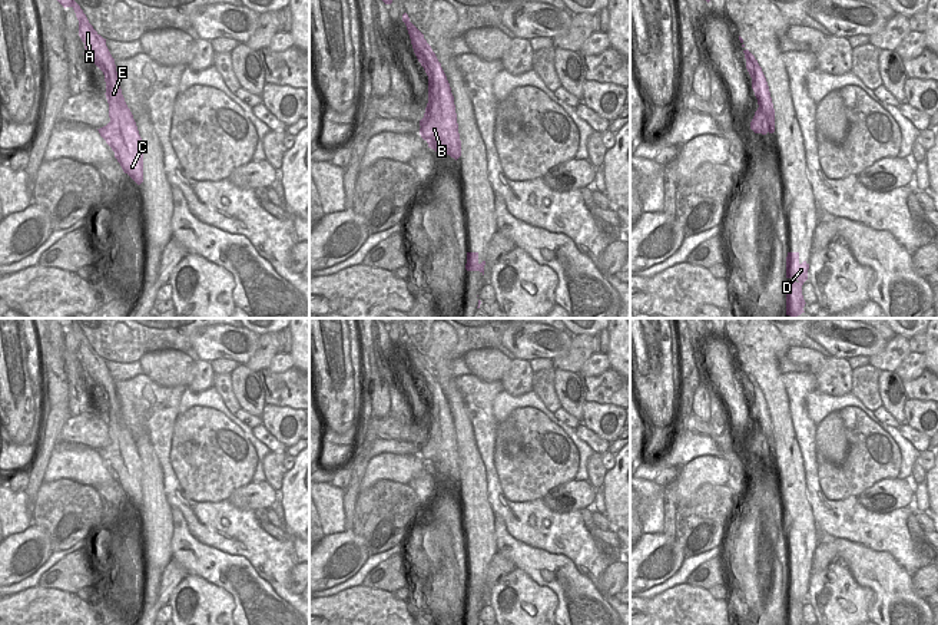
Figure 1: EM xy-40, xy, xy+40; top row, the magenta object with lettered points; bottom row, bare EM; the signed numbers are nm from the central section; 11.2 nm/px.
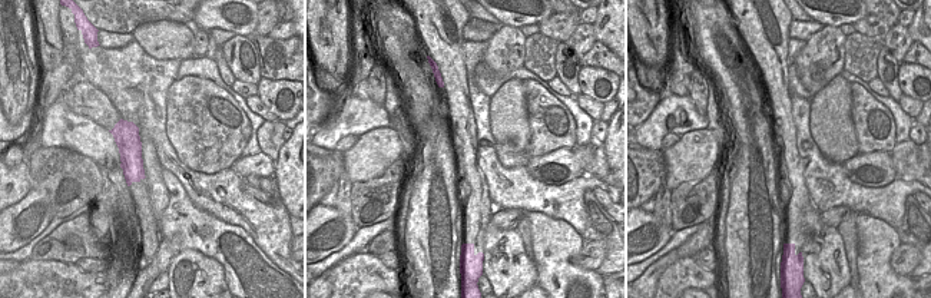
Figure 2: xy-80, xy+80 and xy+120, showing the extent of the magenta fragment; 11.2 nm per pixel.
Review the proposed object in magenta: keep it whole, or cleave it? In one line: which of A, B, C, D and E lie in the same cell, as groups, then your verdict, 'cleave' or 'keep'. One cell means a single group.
A B C D E; keep

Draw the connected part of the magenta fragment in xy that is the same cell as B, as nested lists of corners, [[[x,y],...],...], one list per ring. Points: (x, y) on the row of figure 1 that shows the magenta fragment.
[[[402,14],[414,53],[428,76],[428,103],[420,120],[420,135],[428,148],[437,153],[450,155],[455,161],[461,156],[454,96],[447,76],[424,34]]]

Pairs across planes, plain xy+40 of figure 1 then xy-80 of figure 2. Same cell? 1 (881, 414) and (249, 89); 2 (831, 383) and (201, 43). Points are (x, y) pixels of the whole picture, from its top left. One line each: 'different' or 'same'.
1: same
2: same

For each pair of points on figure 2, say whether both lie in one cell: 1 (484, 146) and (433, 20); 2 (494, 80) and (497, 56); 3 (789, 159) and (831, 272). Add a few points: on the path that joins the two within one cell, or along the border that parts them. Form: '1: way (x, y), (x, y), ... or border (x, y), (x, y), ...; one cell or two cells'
1: border (467, 88), (479, 154); two cells
2: border (481, 62), (500, 73), (509, 73), (522, 66); two cells
3: border (814, 207), (804, 214), (799, 229), (801, 244); two cells

